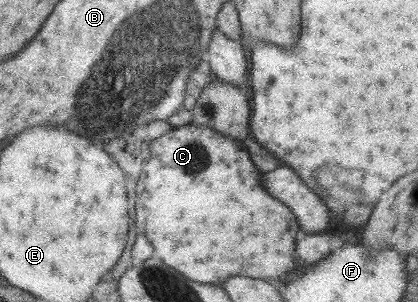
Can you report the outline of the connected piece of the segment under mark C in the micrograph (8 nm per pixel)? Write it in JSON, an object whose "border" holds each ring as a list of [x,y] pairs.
{"border":[[[189,123],[172,127],[149,142],[150,157],[142,163],[143,176],[137,181],[137,191],[143,193],[142,203],[147,211],[145,237],[155,251],[154,257],[193,281],[215,286],[222,286],[221,281],[231,275],[247,275],[264,281],[283,279],[296,269],[294,250],[301,233],[297,218],[287,205],[263,189],[261,173],[243,141]]]}

